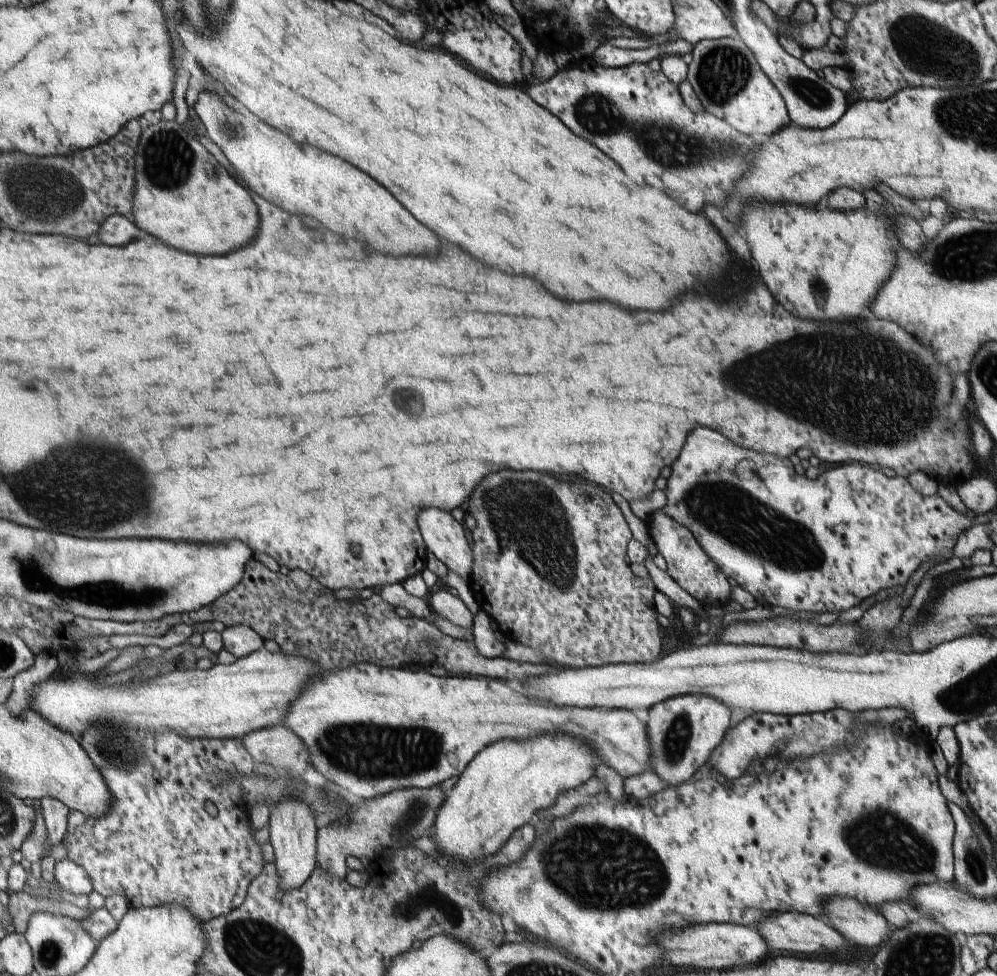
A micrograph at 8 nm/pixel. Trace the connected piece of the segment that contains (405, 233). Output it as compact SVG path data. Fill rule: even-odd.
M202 90L199 93L198 102L191 109L196 124L218 145L238 173L238 177L242 178L244 184L259 197L264 197L264 200L280 207L287 213L309 216L320 226L324 226L336 235L344 234L354 240L362 240L382 254L436 256L440 252L437 234L423 225L411 212L408 212L390 192L386 192L368 174L360 172L358 168L350 166L348 162L340 160L338 156L322 152L310 144L292 142L286 134L282 134L280 130L276 130L257 117L254 112L244 108L228 92L226 92L226 96L222 96L222 92L213 95Z

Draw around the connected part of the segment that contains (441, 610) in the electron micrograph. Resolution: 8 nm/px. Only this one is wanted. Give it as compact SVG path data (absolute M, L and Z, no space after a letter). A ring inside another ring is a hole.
M440 591L435 593L430 600L430 608L438 616L447 618L452 623L470 628L473 626L473 615L466 604L452 592Z

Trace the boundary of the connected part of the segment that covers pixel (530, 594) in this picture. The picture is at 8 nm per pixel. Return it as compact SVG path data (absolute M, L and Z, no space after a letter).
M500 470L482 480L478 488L474 490L474 496L470 498L468 504L470 514L476 520L476 528L472 531L473 564L470 578L468 578L469 588L480 609L497 622L500 630L507 639L520 642L533 649L543 652L552 661L563 668L583 669L588 667L602 667L609 663L649 663L654 662L660 652L660 627L656 620L656 610L654 610L654 594L656 587L650 578L636 578L630 570L630 564L626 562L626 544L632 540L630 528L622 514L622 511L610 494L602 490L600 486L584 484L584 482L562 482L550 474L540 474L540 472L516 472L516 470Z

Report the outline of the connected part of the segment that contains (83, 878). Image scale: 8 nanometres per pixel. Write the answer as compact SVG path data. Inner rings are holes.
M68 858L56 862L54 876L54 882L70 894L86 896L93 891L92 881L86 869Z

